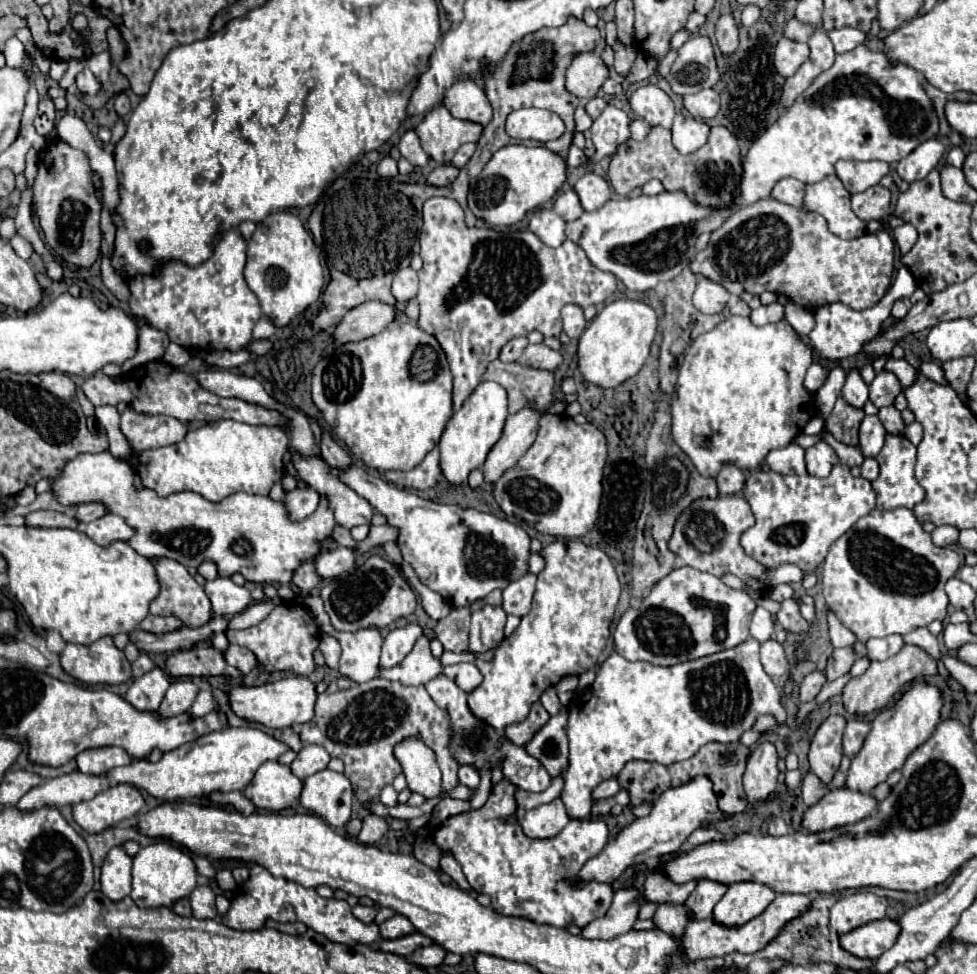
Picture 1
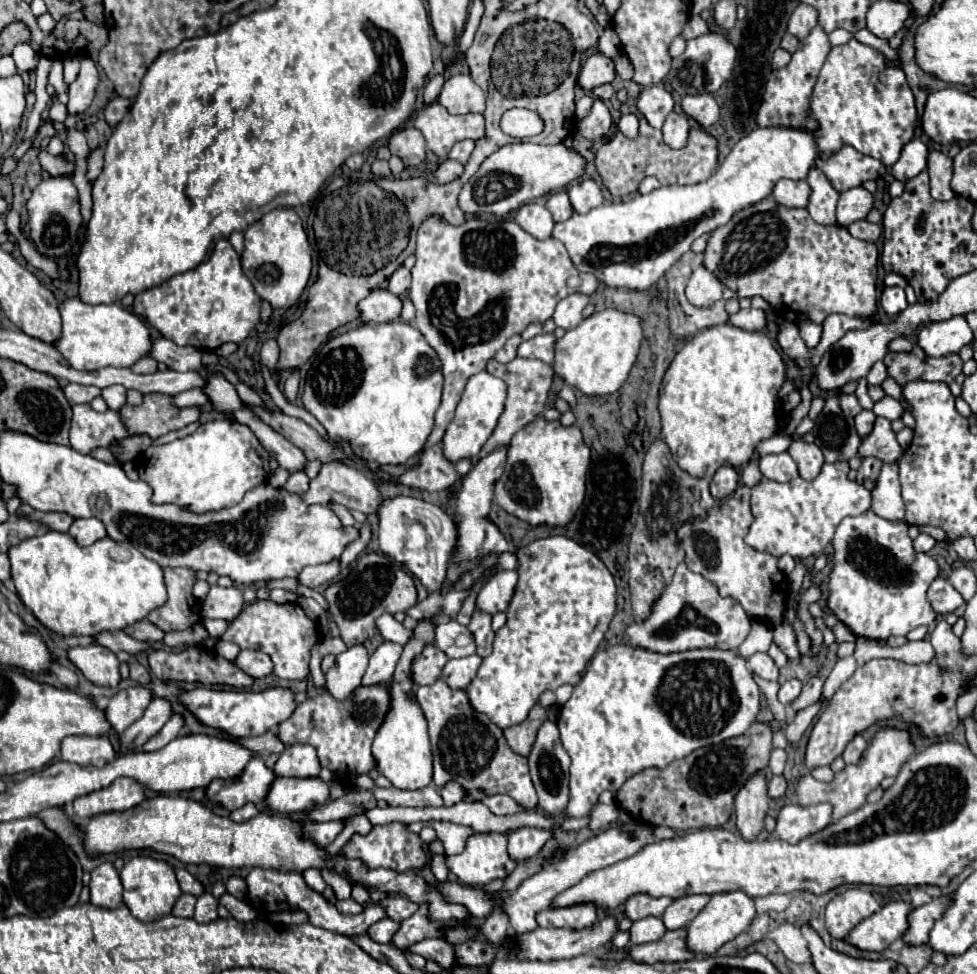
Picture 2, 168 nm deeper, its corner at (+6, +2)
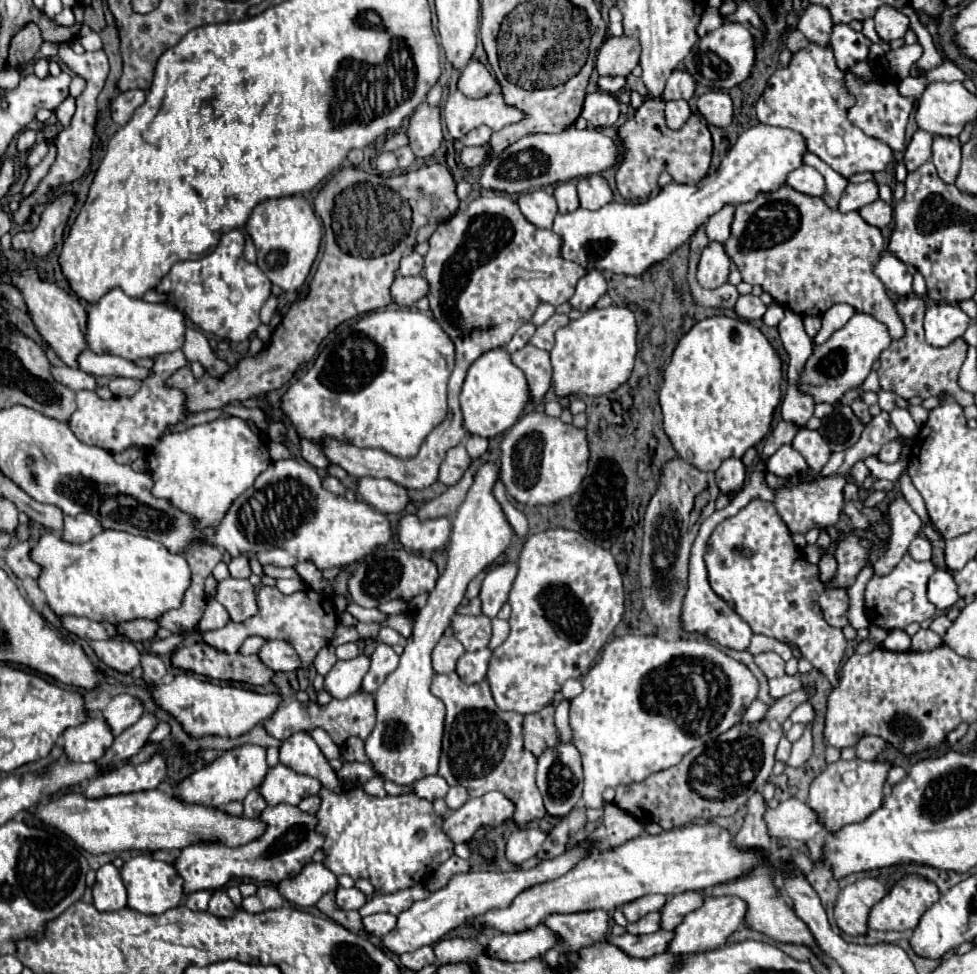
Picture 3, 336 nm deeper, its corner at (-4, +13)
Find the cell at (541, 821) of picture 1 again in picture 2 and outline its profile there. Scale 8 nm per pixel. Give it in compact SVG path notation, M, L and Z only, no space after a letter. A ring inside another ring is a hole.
M518 828L508 836L508 854L512 860L522 862L528 860L532 856L536 856L536 852L540 852L540 848L552 838L550 830L538 830L538 828Z

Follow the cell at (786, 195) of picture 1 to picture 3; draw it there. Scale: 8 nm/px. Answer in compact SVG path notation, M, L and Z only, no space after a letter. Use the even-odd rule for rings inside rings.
M800 165L798 169L790 171L786 183L804 195L820 197L824 193L824 177L810 165Z

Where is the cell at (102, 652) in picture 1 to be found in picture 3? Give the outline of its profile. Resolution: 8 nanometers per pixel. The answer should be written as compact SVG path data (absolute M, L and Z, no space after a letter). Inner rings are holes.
M106 639L106 641L90 641L90 647L98 655L98 659L120 671L120 673L130 673L138 663L140 663L140 653L138 649L126 641L126 639Z

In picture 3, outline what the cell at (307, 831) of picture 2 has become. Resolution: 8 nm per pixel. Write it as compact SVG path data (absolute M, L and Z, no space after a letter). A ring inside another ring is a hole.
M268 805L262 815L262 821L268 823L266 833L248 845L230 849L220 843L200 843L200 845L190 845L182 849L182 855L174 863L178 873L184 879L184 893L192 891L216 891L222 889L230 879L248 879L248 881L258 881L258 883L272 883L278 885L290 875L298 875L306 863L310 863L312 855L322 847L324 837L322 833L316 831L318 817L310 813L302 813L298 807L292 805Z

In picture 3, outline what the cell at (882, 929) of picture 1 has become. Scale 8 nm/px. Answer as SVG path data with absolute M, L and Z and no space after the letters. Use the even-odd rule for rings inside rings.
M918 875L904 877L890 893L870 909L868 927L874 931L908 931L918 925L922 913L938 901L934 883Z

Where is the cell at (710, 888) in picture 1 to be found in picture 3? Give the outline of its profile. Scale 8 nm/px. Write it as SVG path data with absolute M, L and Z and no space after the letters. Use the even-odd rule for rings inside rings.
M686 891L670 897L670 901L662 909L662 929L668 929L668 931L676 929L682 923L684 915L698 909L704 903L704 899L706 895L698 891Z

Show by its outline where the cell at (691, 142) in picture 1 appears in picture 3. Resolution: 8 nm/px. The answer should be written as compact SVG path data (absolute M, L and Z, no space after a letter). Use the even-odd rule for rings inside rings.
M680 99L680 101L668 101L666 103L666 123L670 129L680 129L688 117L690 117L690 107L688 101Z

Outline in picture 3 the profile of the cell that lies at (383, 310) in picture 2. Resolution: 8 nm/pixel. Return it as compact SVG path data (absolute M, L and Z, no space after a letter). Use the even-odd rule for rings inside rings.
M396 275L394 283L390 287L392 301L400 307L412 307L426 293L428 293L428 281L420 275L416 275L416 277Z

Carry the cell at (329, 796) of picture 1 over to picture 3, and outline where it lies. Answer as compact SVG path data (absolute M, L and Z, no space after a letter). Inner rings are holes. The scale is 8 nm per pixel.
M282 763L268 769L268 775L260 785L260 793L268 805L278 805L278 803L298 805L302 799L318 795L320 789L322 783L316 777L294 773L292 769L286 769L286 765Z

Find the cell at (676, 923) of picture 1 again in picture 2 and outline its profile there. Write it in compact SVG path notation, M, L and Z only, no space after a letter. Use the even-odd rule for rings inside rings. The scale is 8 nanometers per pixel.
M648 916L644 920L636 920L630 928L630 944L646 944L646 942L656 942L664 936L666 928L660 918Z

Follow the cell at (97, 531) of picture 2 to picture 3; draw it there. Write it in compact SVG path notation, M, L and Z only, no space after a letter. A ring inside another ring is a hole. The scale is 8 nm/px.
M80 513L74 517L64 517L64 541L68 543L86 543L102 531L100 521L90 513Z

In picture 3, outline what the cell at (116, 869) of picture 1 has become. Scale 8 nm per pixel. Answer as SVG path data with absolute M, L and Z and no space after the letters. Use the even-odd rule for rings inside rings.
M106 863L98 869L96 885L92 891L94 891L94 907L98 911L116 911L126 907L128 891L122 883L120 871L112 863Z

